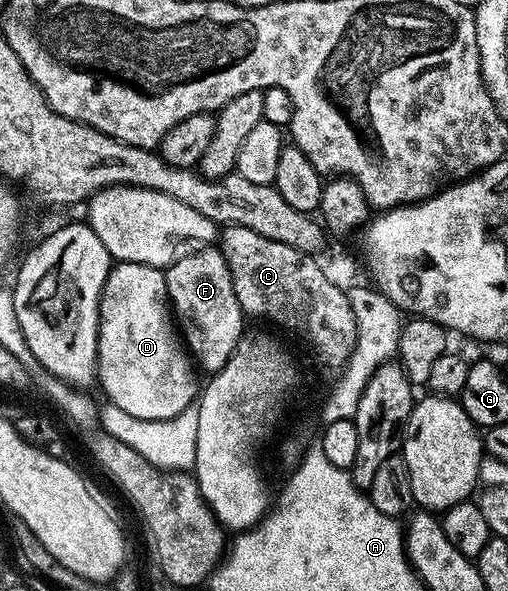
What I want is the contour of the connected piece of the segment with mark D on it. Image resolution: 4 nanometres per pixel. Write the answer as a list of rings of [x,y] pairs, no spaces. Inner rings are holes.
[[[116,262],[113,263],[112,269],[108,271],[106,286],[100,295],[100,333],[98,334],[98,354],[96,355],[96,375],[98,377],[98,388],[105,392],[107,399],[114,406],[118,406],[126,413],[132,414],[136,418],[150,420],[172,419],[174,416],[185,413],[193,407],[194,401],[198,396],[198,384],[196,388],[196,372],[194,361],[174,323],[174,313],[168,303],[168,291],[164,281],[164,272],[159,268],[149,264],[139,264],[138,262]]]

